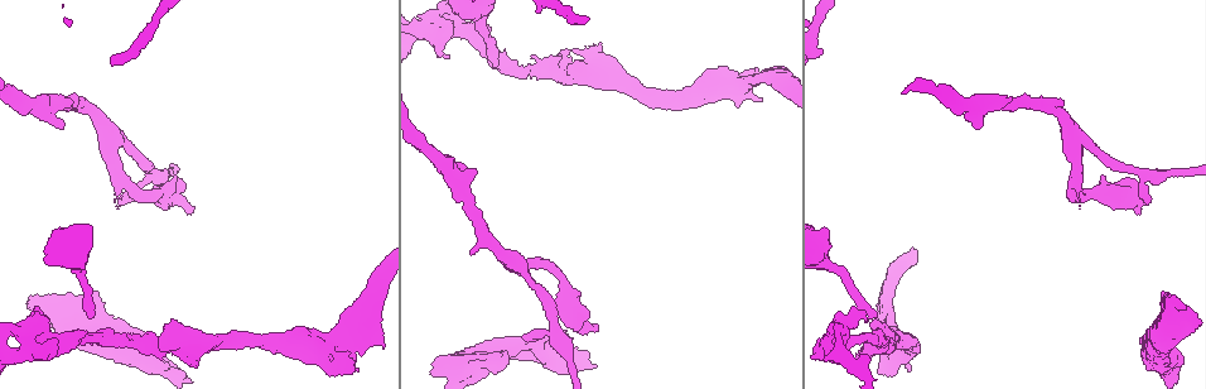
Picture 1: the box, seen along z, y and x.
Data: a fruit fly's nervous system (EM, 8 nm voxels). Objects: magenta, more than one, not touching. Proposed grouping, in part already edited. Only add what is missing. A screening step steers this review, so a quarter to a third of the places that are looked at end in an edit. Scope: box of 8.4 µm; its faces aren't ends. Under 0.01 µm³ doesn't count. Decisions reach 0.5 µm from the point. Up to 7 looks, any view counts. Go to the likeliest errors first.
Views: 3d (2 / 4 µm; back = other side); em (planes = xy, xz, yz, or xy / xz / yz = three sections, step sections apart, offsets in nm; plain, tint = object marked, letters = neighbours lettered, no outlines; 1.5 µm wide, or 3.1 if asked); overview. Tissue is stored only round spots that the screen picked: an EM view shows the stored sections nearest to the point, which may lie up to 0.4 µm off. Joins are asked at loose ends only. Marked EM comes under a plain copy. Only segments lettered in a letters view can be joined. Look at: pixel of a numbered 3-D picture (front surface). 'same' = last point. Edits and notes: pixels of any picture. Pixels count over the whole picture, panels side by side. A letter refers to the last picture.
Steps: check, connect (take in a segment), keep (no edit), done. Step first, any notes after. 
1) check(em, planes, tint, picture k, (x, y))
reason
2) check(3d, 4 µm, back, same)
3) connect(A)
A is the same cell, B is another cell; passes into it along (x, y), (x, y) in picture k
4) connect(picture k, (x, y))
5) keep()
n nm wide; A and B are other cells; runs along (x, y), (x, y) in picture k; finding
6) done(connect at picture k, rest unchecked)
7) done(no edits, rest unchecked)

check(3d, 2 µm, back, picture 1, (1135, 210))
branch stops here

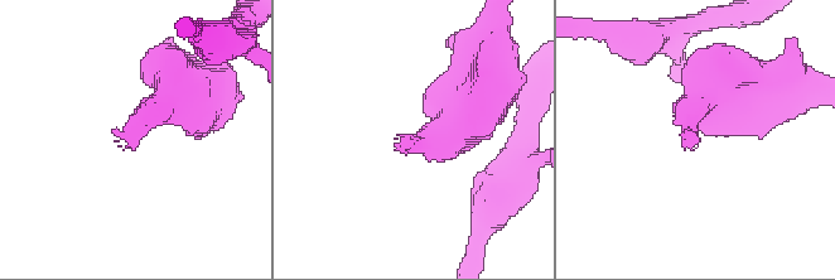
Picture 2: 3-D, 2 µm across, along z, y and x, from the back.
check(em, planes, letters, picture 2, (696, 144))

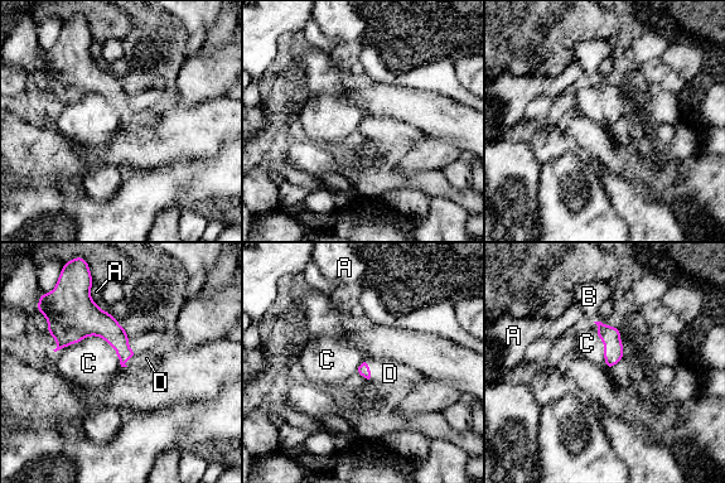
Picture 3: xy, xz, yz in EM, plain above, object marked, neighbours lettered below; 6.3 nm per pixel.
connect(D)
C touches over 440 nm; D is the same cell, A, B and C are other cells; passes into it along (363, 370), (368, 370), (390, 373) in picture 3; it goes on there

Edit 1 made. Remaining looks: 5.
check(overview)
see it whole again

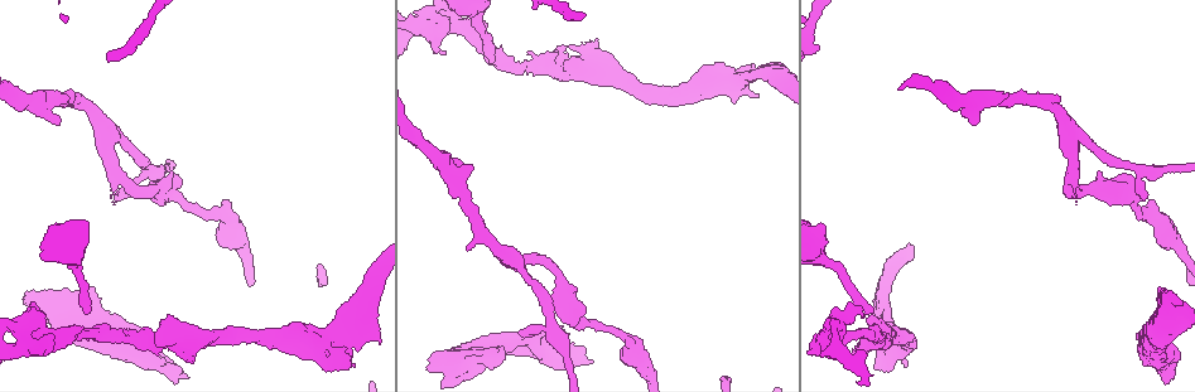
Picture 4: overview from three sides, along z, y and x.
check(em, xz, step 8, tint, picture 4, (93, 289))
branch stops here

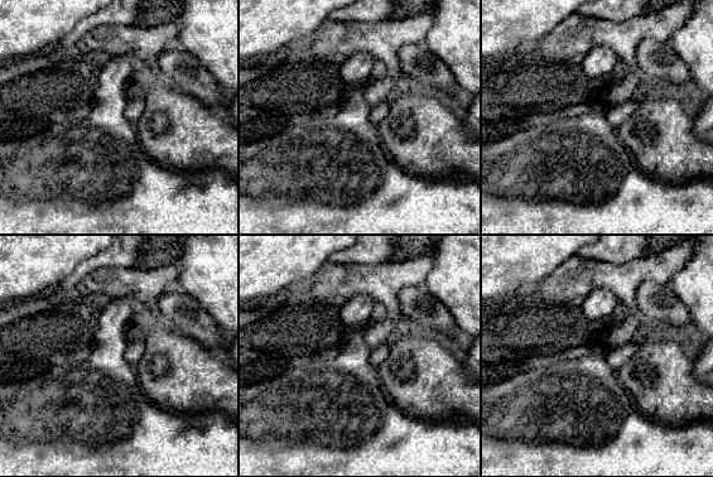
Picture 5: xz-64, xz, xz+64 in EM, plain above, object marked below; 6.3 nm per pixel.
check(em, planes, letters, same)
cut it another way

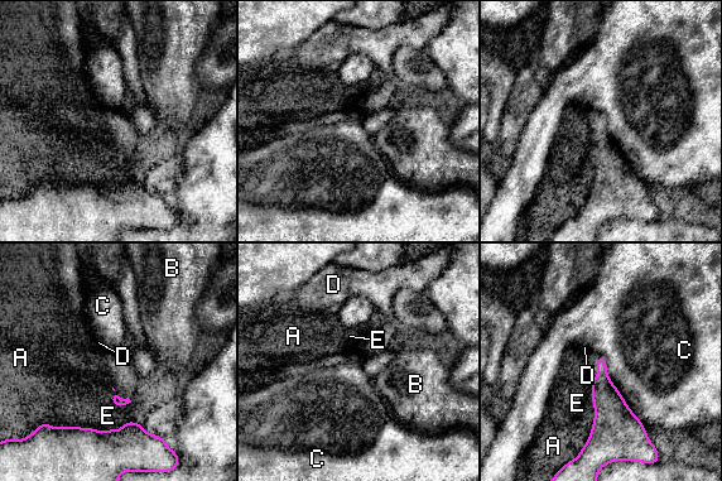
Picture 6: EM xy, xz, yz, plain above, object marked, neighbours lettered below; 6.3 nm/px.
keep()
C touches over 500 nm; A, B, C, D and E are other cells; none of them fits

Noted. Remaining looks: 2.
check(em, xz, step 4, letters, picture 4, (1138, 340))
branch stops here

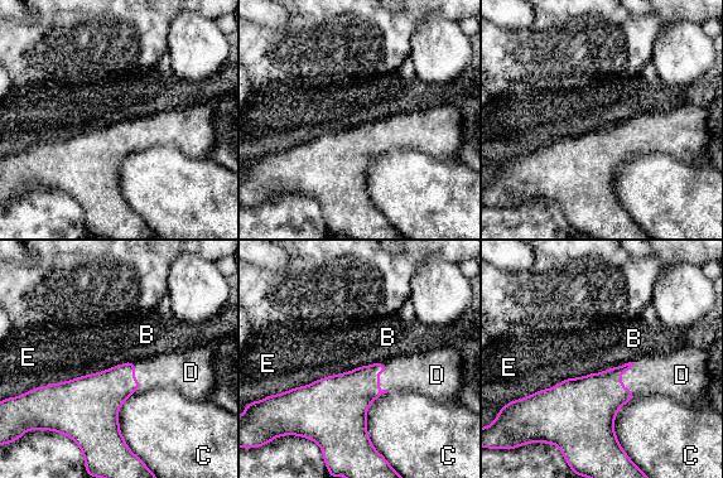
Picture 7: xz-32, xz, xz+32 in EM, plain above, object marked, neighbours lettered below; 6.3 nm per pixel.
connect(D)
D is the same cell, B, C and E are other cells; passes into it along (346, 397), (379, 377), (417, 372) in picture 7; the cell continues

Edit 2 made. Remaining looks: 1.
done(connect at picture 3, connect at picture 7, rest unchecked)

